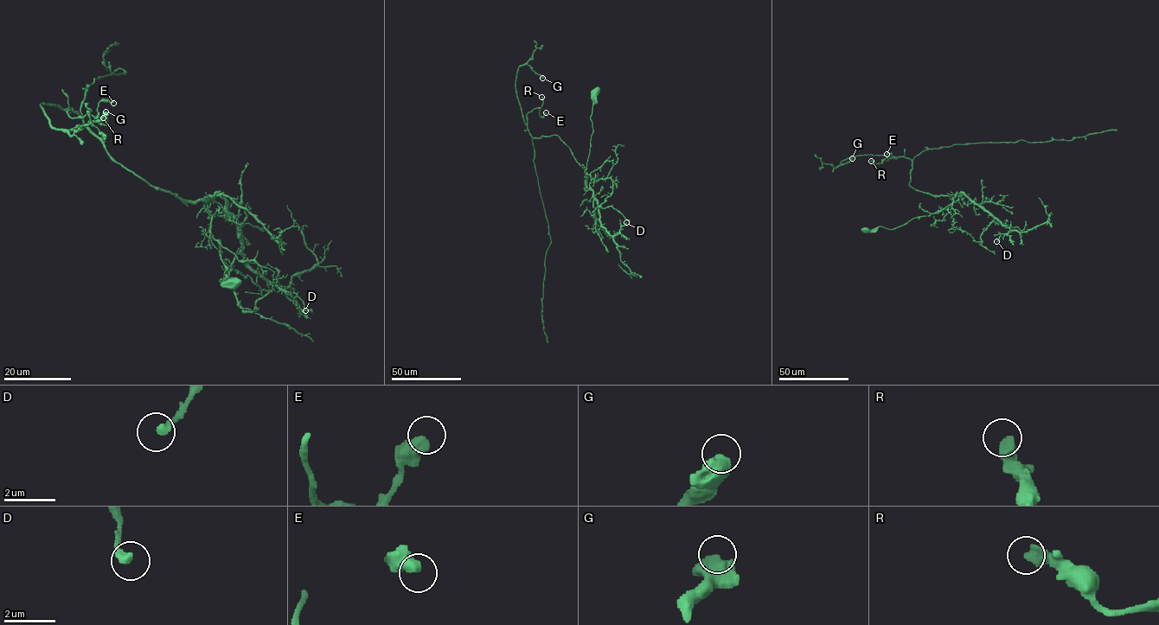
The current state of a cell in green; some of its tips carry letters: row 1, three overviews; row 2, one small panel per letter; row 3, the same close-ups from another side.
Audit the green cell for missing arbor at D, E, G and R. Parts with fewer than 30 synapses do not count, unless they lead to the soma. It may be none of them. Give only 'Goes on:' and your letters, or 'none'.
Goes on: G

